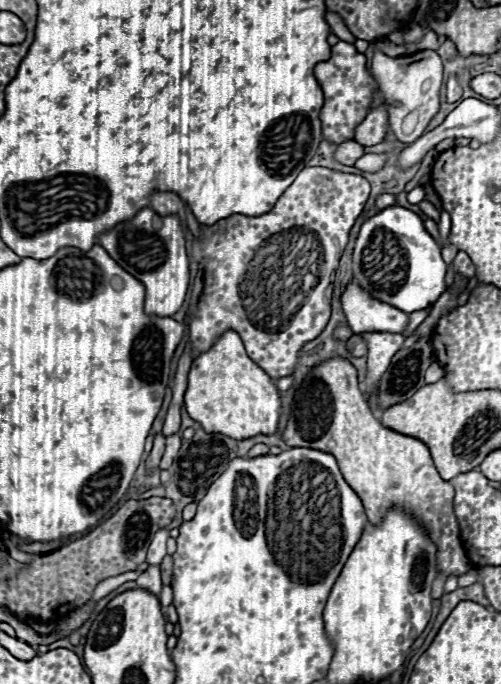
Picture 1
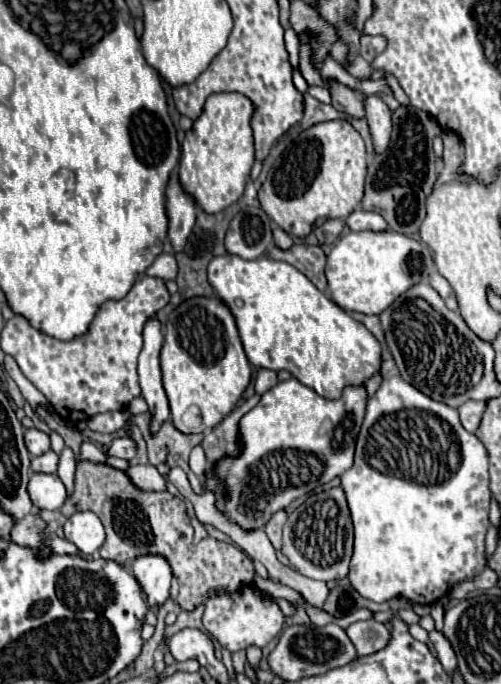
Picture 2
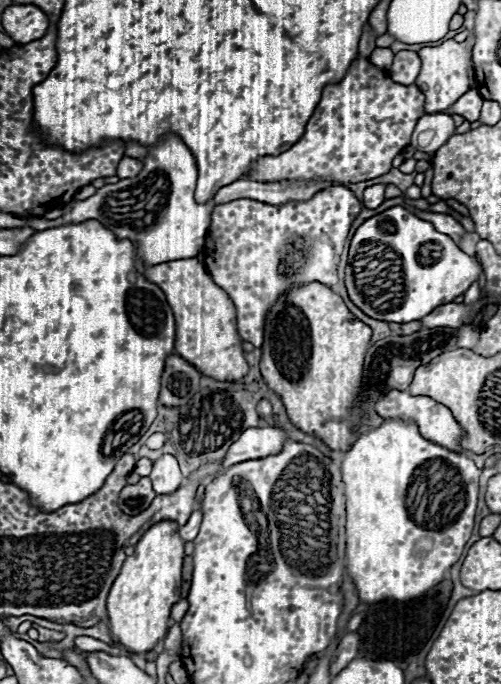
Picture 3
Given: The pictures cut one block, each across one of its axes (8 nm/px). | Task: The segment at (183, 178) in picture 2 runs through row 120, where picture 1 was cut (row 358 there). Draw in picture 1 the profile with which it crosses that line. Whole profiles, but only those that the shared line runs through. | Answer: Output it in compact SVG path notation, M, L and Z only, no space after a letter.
M232 330L220 334L210 350L194 358L184 404L190 418L200 422L206 432L224 434L234 440L276 432L282 406L280 392L272 378L248 358L240 336Z

